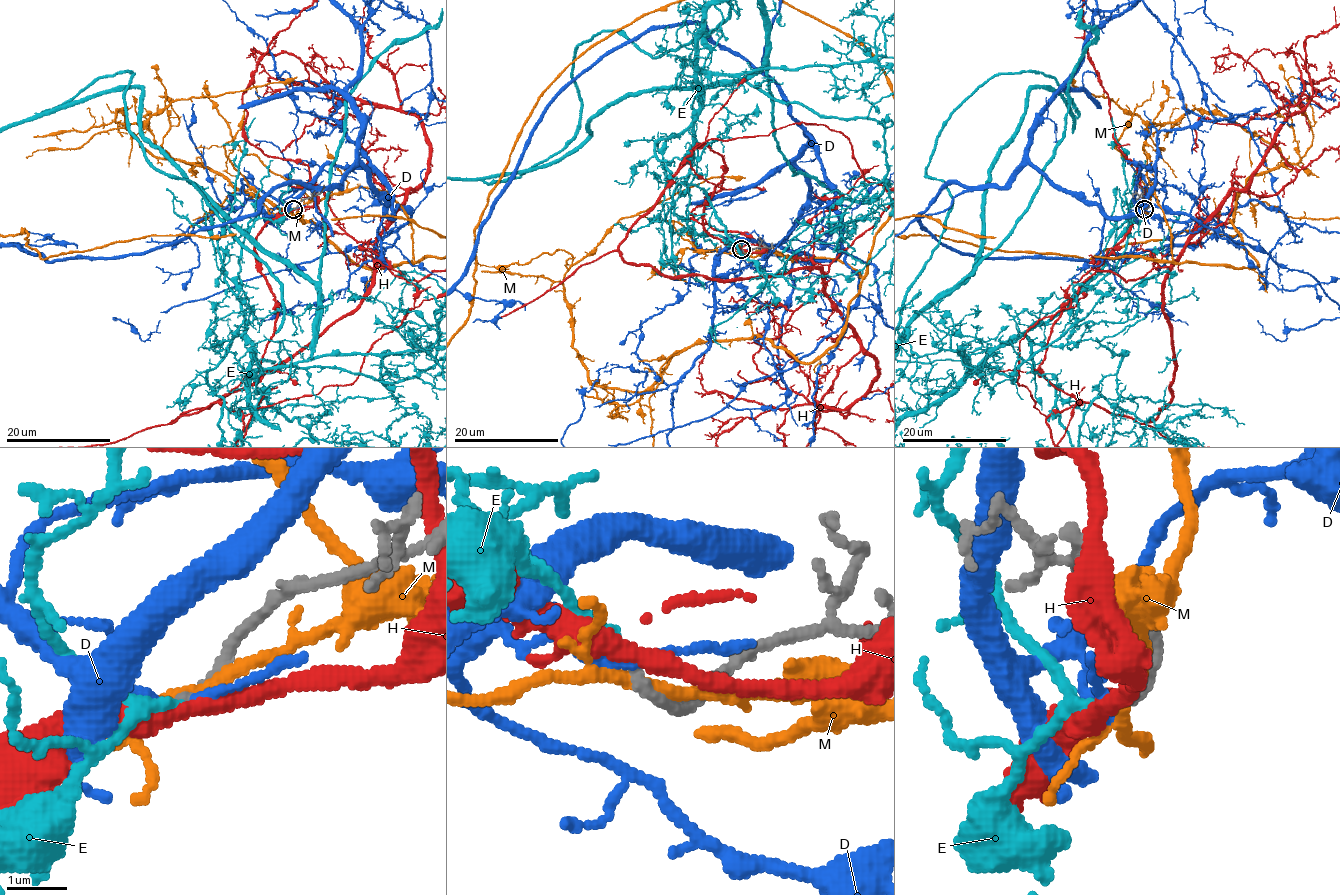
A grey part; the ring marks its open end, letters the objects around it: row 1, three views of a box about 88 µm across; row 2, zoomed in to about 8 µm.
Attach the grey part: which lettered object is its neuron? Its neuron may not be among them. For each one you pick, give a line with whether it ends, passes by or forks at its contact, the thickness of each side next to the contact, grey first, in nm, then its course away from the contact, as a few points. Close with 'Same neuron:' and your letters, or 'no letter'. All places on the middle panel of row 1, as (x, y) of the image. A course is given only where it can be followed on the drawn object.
E: It passes by. Thickness 200 nm (grey) against 150 nm
Same neuron: E

